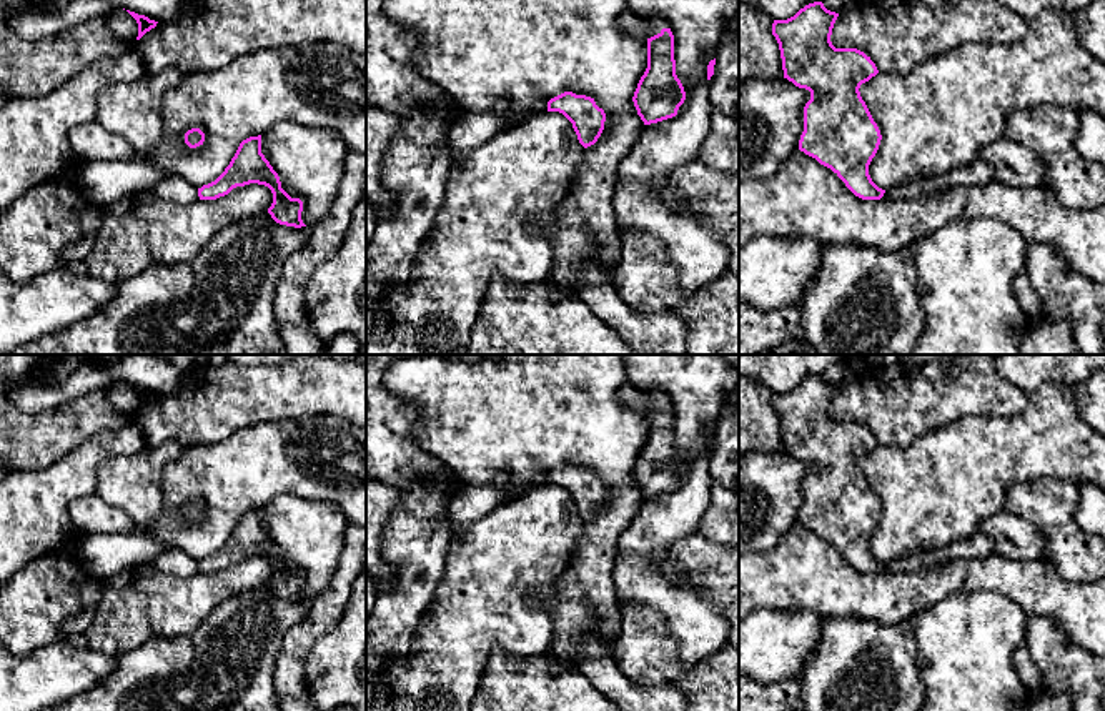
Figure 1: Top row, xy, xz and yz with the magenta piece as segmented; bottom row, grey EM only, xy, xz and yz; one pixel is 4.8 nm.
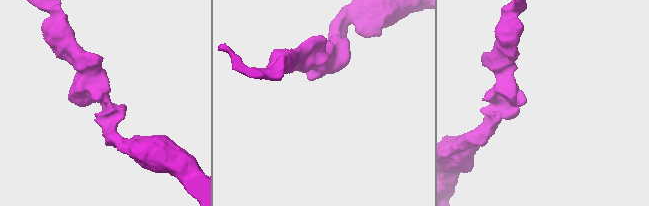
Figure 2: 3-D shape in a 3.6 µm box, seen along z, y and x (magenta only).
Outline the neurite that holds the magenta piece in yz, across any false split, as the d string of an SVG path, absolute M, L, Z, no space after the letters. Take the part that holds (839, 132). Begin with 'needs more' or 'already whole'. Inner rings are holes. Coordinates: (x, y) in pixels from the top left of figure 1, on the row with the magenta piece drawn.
already whole; M814 2L794 17L772 23L784 78L810 92L810 100L804 107L799 150L830 168L855 196L880 200L885 190L872 181L869 165L879 150L882 135L859 92L860 85L875 77L879 70L864 52L832 45L830 35L837 17L839 13L827 10L822 2Z

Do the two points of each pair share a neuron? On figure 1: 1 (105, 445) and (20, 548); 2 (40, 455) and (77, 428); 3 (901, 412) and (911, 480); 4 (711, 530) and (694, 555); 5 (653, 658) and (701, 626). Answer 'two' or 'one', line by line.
1: one
2: one
3: two
4: two
5: two

